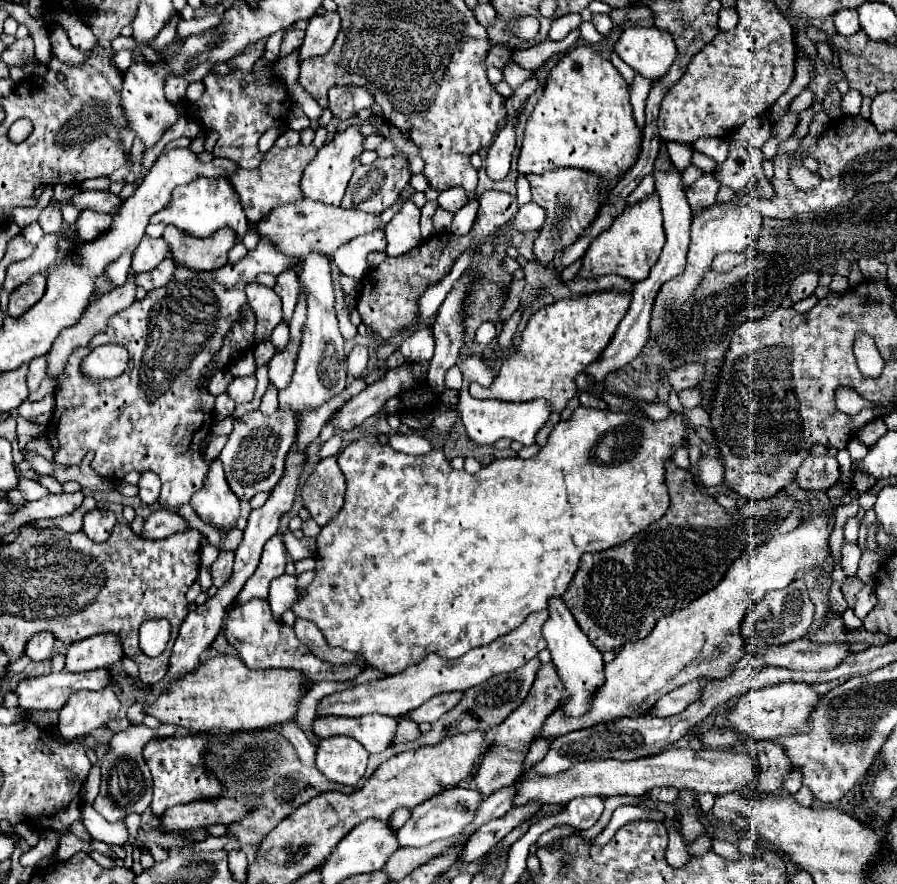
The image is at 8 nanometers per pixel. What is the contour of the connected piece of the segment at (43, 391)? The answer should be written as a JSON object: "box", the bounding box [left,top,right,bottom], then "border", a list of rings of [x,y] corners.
{"box":[30,376,56,400],"border":[[[46,376],[45,379],[41,382],[40,387],[34,394],[30,394],[30,400],[40,400],[44,398],[47,394],[52,394],[56,389],[56,382],[52,380],[49,376]]]}

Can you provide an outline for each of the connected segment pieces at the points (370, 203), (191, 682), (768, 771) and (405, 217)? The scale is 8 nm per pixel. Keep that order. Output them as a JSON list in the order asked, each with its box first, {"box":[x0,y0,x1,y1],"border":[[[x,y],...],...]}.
[{"box":[342,154,412,214],"border":[[[402,154],[392,156],[392,158],[378,158],[370,166],[358,166],[354,170],[354,176],[346,188],[344,198],[342,198],[342,206],[344,208],[358,208],[362,212],[382,214],[388,206],[396,204],[402,188],[410,182],[410,178],[412,178],[410,164],[408,164],[408,158]]]},{"box":[148,656,314,732],"border":[[[216,656],[200,664],[184,680],[166,690],[156,704],[148,708],[162,724],[178,724],[190,732],[252,732],[296,720],[298,706],[314,682],[294,670],[250,670],[238,656]]]},{"box":[756,740,792,794],"border":[[[758,740],[756,748],[758,748],[758,758],[760,758],[760,778],[758,778],[756,792],[758,794],[780,792],[782,780],[786,772],[792,768],[790,758],[780,748],[780,744],[772,740]]]},{"box":[386,202,422,256],"border":[[[406,202],[402,210],[386,224],[386,254],[400,256],[418,247],[422,242],[420,231],[420,208],[414,202]]]}]

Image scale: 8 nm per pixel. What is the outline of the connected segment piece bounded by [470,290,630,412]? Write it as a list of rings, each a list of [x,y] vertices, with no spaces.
[[[602,290],[578,298],[564,298],[540,308],[522,332],[522,344],[514,356],[504,358],[500,374],[488,388],[470,384],[474,398],[498,398],[506,402],[548,400],[554,410],[562,412],[570,398],[578,396],[576,376],[584,372],[610,344],[620,320],[628,312],[630,292]]]

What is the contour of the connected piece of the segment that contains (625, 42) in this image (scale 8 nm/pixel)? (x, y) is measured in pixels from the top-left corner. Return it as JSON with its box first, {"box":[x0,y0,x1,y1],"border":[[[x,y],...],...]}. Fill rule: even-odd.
{"box":[614,28,676,82],"border":[[[628,28],[614,42],[614,52],[640,76],[650,82],[666,76],[674,58],[676,44],[668,32],[650,28]]]}

